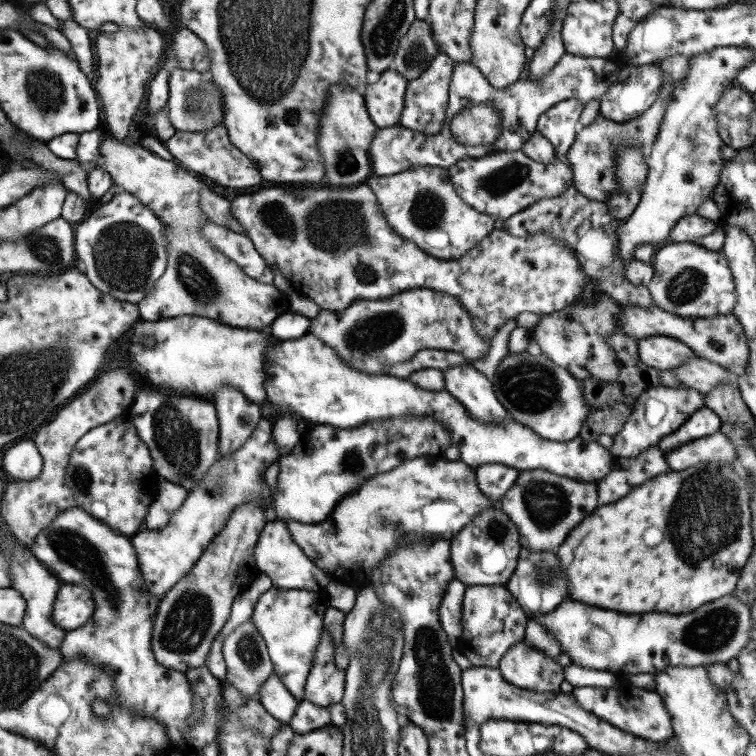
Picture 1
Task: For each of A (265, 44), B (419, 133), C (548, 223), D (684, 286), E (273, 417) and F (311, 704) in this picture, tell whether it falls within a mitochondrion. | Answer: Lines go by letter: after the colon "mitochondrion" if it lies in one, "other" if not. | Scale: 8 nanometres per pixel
A: mitochondrion
B: other
C: mitochondrion
D: mitochondrion
E: other
F: other

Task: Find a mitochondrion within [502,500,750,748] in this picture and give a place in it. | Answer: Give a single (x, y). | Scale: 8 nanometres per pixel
(715, 629)

